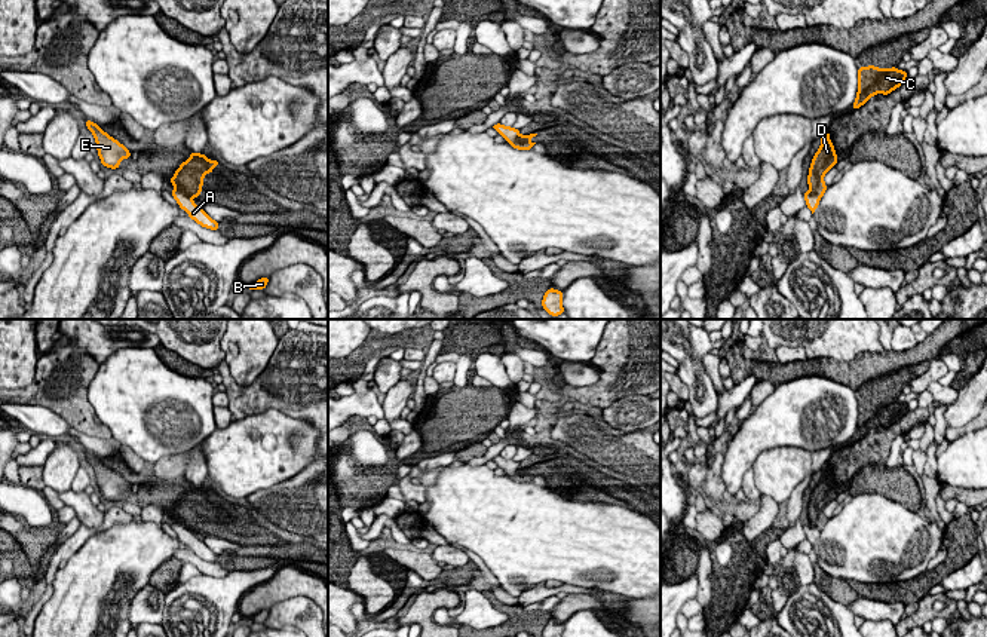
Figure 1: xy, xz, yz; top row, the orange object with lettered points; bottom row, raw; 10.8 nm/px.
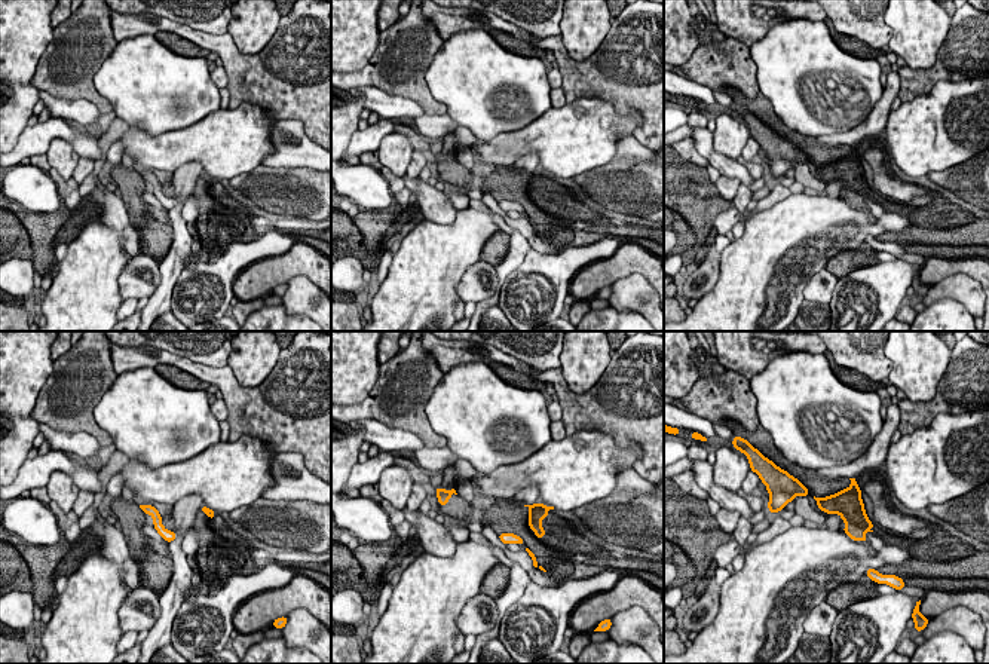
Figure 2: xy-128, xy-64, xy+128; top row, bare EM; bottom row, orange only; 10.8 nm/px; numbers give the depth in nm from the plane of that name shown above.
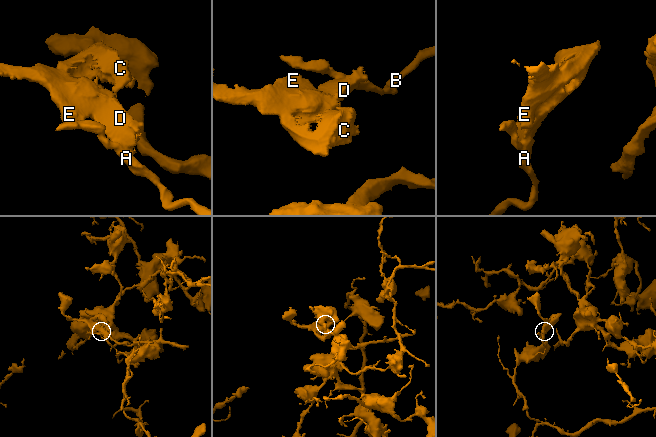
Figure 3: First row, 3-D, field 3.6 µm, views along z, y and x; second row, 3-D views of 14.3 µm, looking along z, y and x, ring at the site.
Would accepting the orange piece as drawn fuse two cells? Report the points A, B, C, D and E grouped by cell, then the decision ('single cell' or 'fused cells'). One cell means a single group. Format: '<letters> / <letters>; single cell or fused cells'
A B / C D E; fused cells

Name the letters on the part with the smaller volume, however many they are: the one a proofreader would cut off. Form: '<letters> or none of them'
C, D, E

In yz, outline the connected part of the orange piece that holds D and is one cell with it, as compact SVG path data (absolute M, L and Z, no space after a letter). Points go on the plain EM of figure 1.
M824 465L821 469L821 478L818 484L815 486L809 508L807 508L807 517L809 517L809 527L816 527L818 530L822 530L827 517L824 515L824 508L836 499L837 493L837 484L834 483L833 474L828 471L831 469L831 465Z

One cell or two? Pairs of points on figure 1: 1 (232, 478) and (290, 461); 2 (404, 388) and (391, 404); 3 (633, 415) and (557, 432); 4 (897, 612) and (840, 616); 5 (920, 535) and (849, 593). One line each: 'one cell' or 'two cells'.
1: one cell
2: one cell
3: two cells
4: two cells
5: two cells

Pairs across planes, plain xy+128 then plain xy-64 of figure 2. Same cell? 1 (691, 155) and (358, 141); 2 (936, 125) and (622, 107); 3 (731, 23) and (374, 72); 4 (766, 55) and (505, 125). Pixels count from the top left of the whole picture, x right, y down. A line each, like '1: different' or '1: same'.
1: different
2: different
3: different
4: same

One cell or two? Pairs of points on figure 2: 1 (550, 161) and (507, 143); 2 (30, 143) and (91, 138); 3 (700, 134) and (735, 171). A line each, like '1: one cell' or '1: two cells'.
1: one cell
2: one cell
3: one cell

